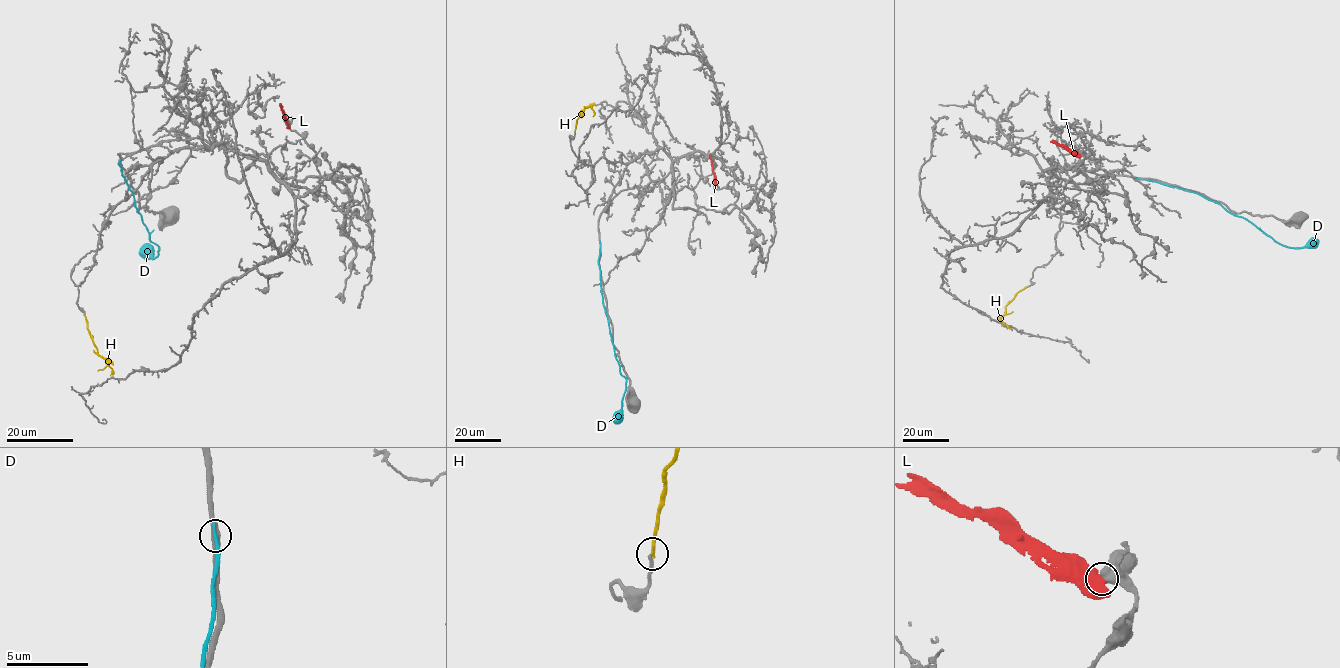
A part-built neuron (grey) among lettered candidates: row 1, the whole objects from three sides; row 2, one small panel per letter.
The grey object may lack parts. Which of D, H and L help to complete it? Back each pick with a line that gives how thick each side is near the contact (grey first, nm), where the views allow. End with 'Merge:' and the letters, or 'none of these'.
H: calibres 220 and 240 nm
Merge: H

